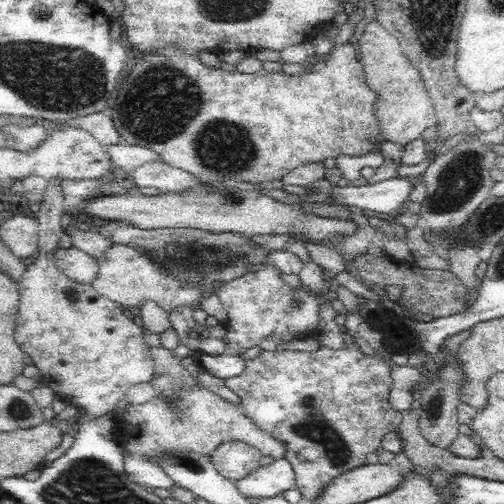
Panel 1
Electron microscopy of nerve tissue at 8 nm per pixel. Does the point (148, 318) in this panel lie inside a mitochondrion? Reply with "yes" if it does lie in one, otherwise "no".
no

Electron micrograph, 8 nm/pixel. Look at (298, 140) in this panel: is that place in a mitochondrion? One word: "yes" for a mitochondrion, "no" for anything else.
no

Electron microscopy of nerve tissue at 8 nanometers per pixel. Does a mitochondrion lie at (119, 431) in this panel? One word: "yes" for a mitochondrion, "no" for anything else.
no

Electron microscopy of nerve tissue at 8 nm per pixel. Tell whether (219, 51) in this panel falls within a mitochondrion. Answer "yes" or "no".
no

